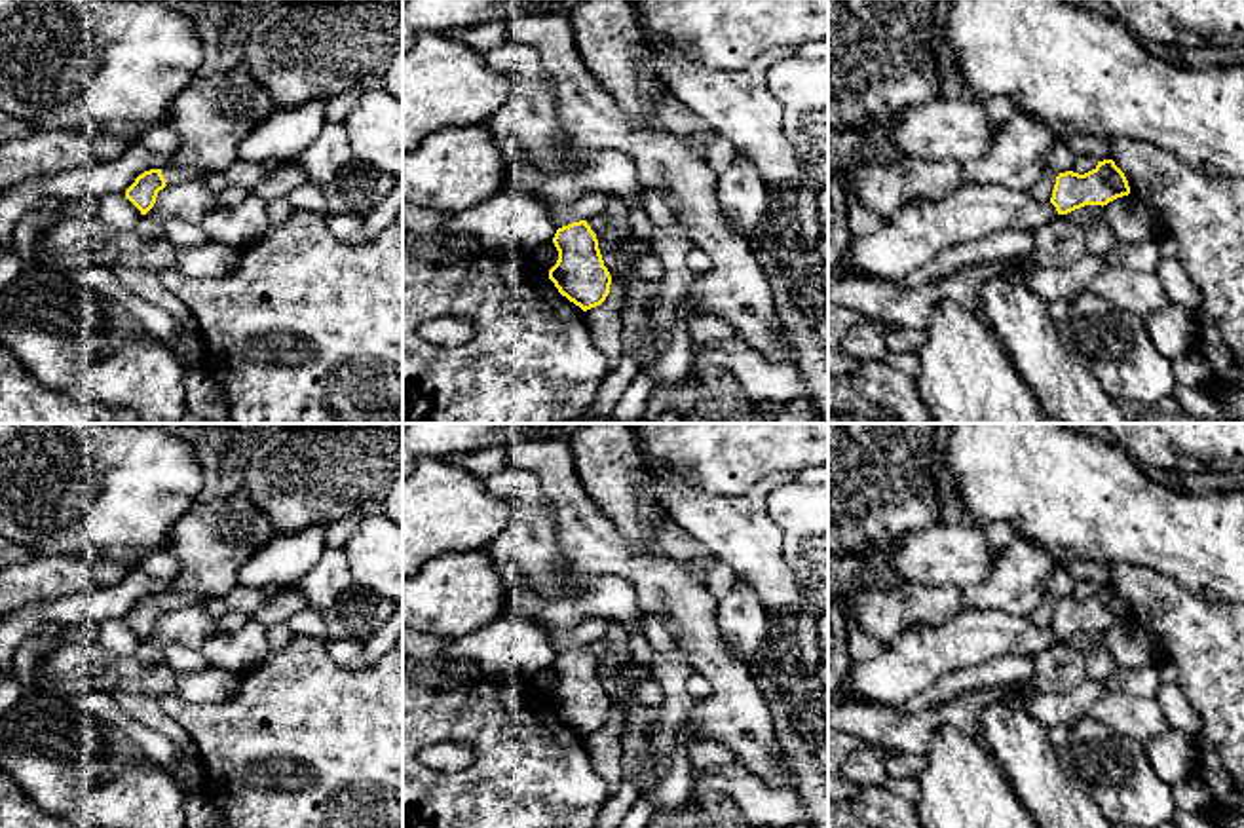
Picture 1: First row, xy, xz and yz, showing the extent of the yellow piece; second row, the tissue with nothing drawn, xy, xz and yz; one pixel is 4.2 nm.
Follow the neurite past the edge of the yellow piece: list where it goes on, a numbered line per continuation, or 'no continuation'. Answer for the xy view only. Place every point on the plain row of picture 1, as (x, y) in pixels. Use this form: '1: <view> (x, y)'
1: xy (215, 538)

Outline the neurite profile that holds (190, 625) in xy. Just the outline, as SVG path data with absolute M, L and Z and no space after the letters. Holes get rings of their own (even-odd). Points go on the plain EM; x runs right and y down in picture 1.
M196 602L160 615L154 632L146 640L160 648L180 644L188 649L201 649L215 629L217 619L201 602Z

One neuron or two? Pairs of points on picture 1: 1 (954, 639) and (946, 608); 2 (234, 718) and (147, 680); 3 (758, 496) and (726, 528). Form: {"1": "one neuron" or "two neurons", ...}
{"1": "two neurons", "2": "two neurons", "3": "one neuron"}

